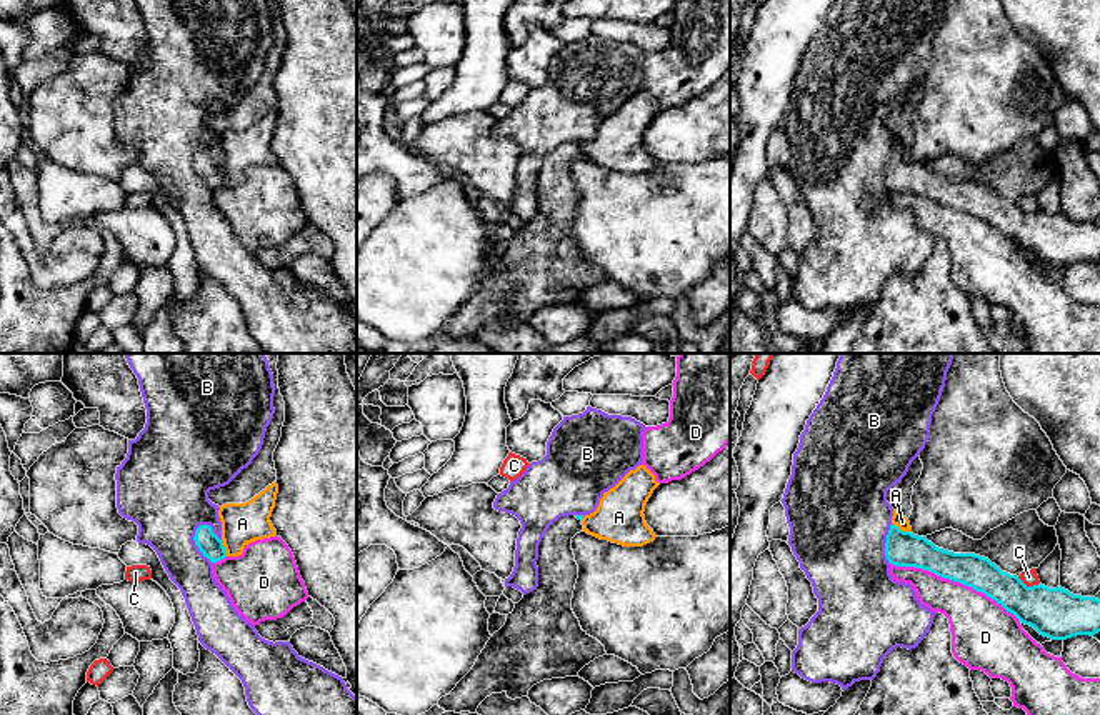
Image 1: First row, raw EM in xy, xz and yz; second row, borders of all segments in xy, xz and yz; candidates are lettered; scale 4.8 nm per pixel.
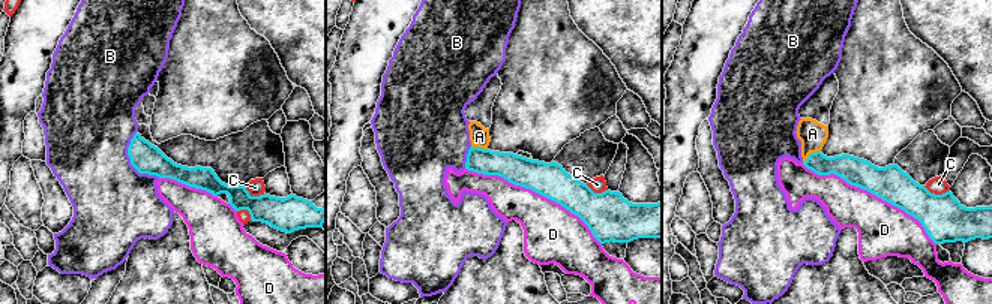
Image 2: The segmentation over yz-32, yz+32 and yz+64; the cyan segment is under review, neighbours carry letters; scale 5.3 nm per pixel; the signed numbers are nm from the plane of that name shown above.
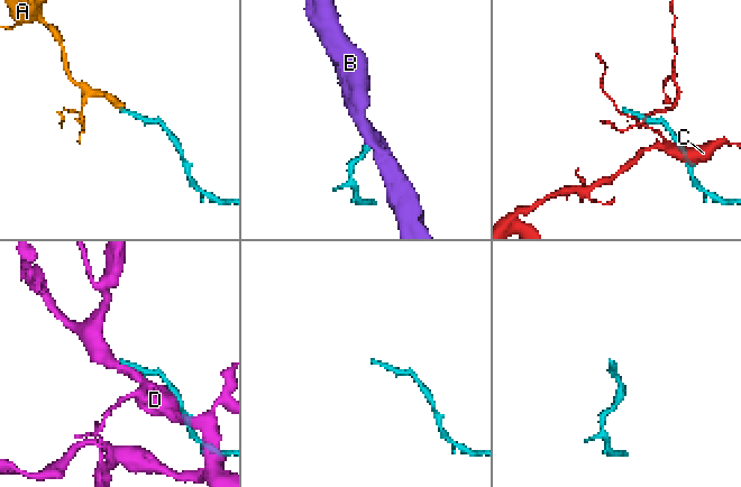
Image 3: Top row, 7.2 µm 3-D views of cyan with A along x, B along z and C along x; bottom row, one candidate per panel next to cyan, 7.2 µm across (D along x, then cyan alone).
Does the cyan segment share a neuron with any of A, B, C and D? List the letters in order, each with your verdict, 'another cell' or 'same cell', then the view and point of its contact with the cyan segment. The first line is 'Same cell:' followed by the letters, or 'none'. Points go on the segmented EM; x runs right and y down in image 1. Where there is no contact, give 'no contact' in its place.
Same cell: A
A: same cell; contact yz (902, 530)
B: another cell; contact xy (195, 544)
C: another cell; contact yz (1029, 587)
D: another cell; contact yz (955, 580)

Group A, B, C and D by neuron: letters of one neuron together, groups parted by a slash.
A / B / C / D

